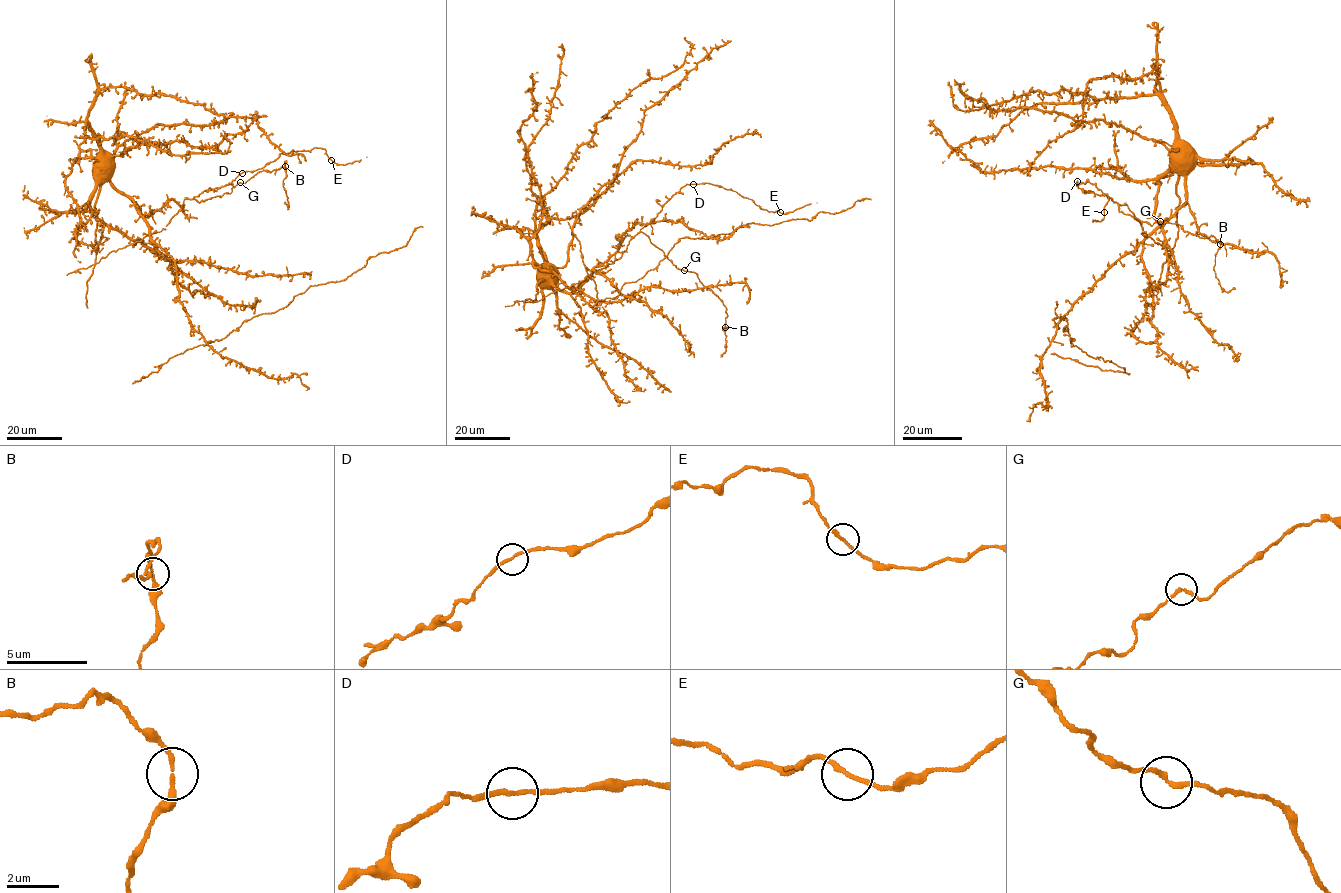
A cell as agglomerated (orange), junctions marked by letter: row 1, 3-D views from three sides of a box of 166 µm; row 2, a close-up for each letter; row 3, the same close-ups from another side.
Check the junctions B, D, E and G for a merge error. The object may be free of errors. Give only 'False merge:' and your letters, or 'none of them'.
False merge: none of them

